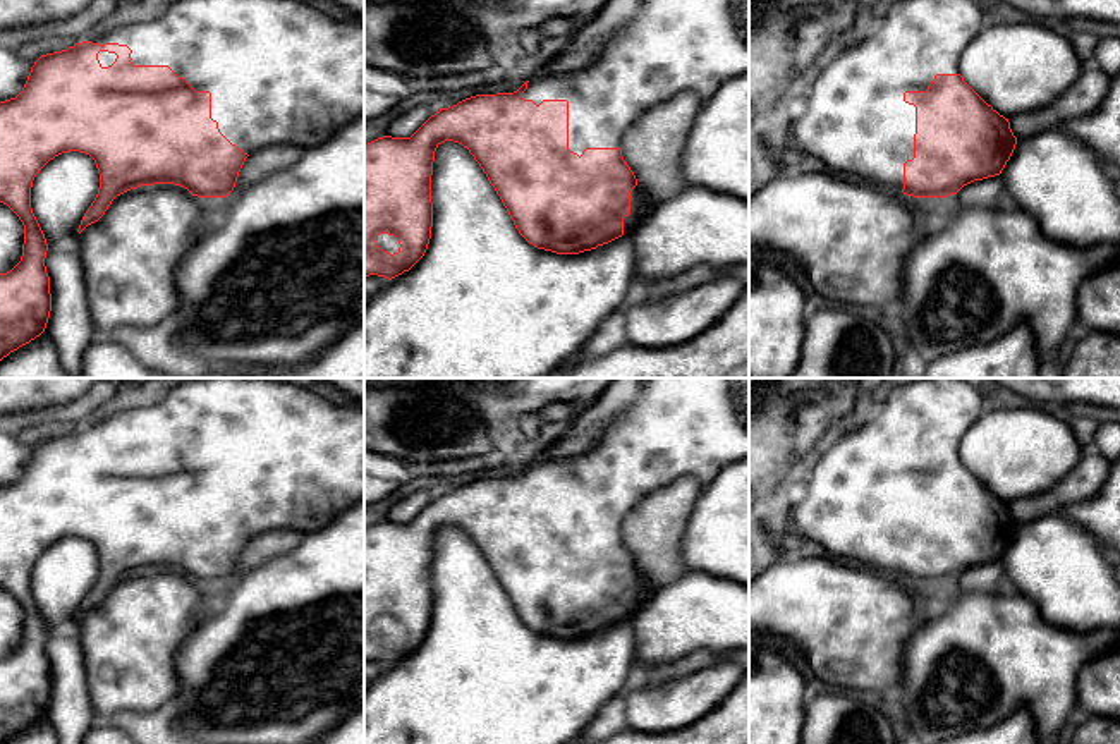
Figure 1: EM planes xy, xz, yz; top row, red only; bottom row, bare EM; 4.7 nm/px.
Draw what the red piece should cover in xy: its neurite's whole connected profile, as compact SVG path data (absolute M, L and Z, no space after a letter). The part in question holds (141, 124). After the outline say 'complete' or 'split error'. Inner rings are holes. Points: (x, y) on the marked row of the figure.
M173 0L156 19L115 26L91 41L74 43L67 50L41 55L22 91L10 100L0 101L0 203L7 204L24 225L24 244L21 261L7 273L0 273L0 361L19 347L40 337L52 311L50 277L45 258L48 244L31 208L31 187L40 170L55 156L69 151L89 155L100 174L100 189L84 213L77 232L98 222L112 201L141 186L173 184L187 189L198 198L227 198L237 182L246 158L261 148L292 144L313 148L330 139L337 131L364 112L364 21L349 17L333 19L325 12L297 0Z; split error

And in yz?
M888 0L883 3L878 10L878 26L874 33L845 48L814 81L811 95L802 101L802 115L794 119L790 127L790 155L816 156L830 172L850 174L861 182L869 182L914 198L947 198L950 194L957 194L964 186L974 180L1000 175L1015 149L1017 137L1010 129L1008 119L988 105L964 81L959 70L962 52L979 34L988 21L989 17L981 9L979 0Z; split error

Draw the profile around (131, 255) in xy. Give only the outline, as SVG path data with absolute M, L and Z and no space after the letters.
M173 184L141 186L117 196L105 215L79 234L88 304L98 335L119 337L127 328L149 328L175 316L175 271L206 229L206 216L203 199Z

